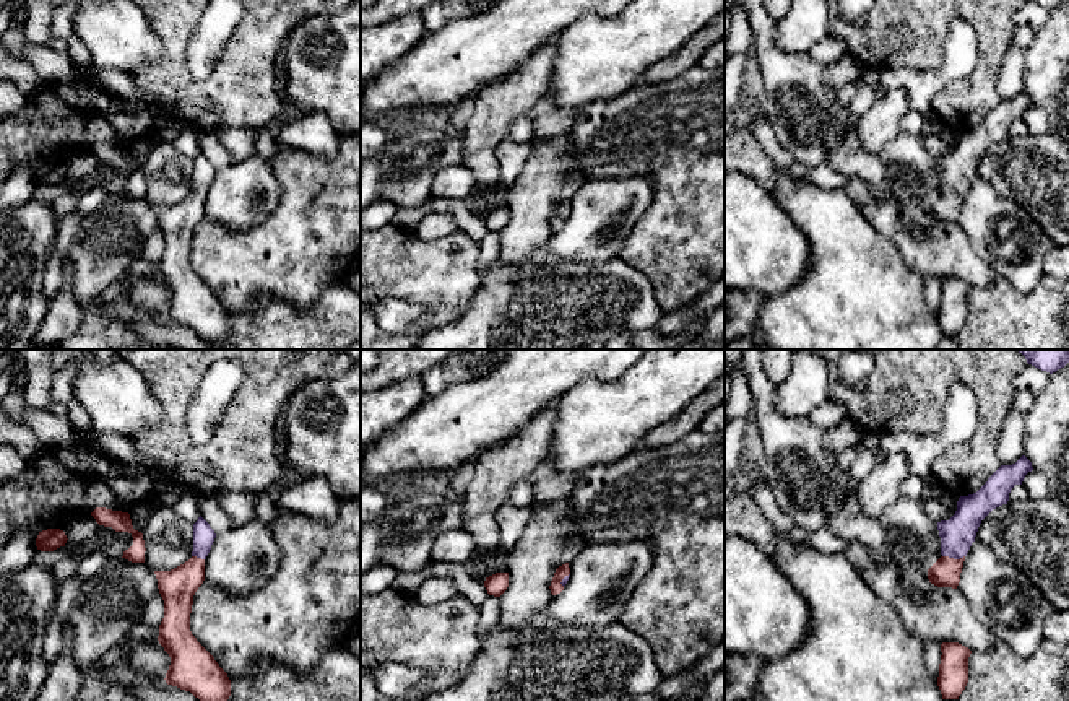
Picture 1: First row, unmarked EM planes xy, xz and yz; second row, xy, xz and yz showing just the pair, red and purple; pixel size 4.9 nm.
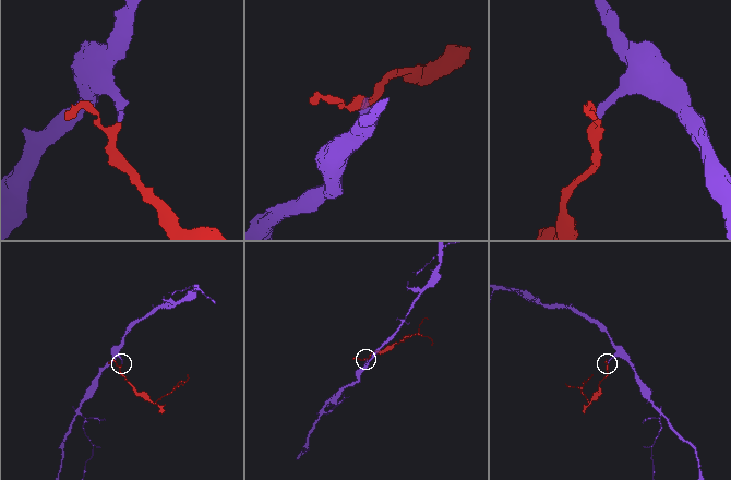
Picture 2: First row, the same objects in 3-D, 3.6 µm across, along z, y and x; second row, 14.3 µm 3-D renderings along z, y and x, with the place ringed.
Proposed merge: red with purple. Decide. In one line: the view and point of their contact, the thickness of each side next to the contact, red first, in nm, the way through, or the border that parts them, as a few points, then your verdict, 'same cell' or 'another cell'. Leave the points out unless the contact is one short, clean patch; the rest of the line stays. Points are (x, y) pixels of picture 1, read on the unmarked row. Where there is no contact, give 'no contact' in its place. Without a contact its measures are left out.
yz (952, 194) | 140/170 nm | across yz (946, 207), (952, 194), (957, 169) | same cell

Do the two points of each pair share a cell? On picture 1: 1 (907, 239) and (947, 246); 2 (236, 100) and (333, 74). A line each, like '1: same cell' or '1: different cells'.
1: same cell
2: different cells

